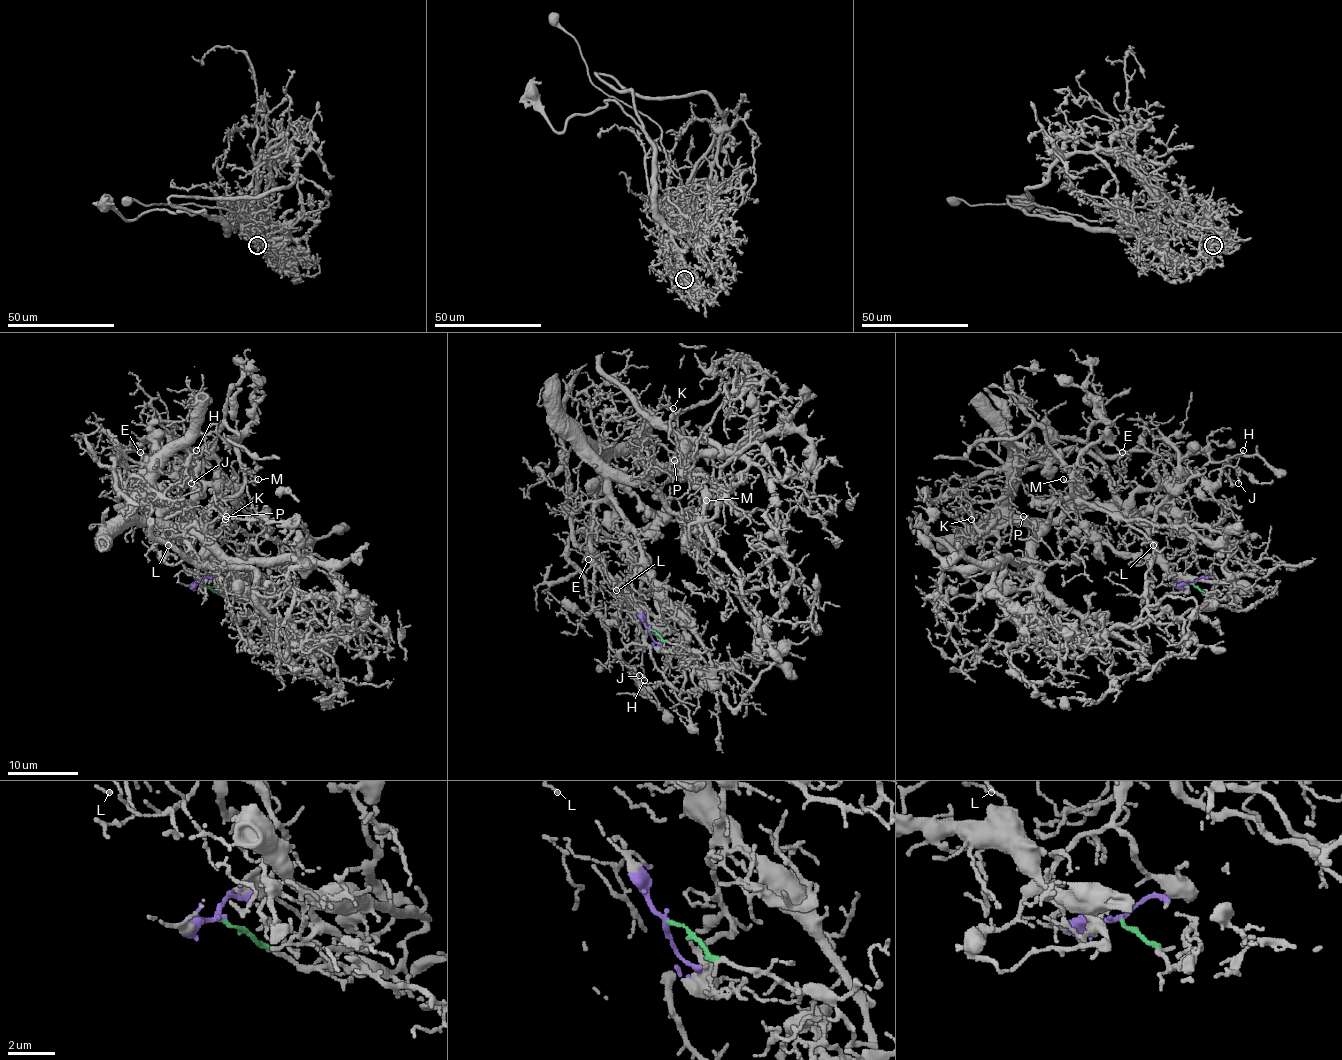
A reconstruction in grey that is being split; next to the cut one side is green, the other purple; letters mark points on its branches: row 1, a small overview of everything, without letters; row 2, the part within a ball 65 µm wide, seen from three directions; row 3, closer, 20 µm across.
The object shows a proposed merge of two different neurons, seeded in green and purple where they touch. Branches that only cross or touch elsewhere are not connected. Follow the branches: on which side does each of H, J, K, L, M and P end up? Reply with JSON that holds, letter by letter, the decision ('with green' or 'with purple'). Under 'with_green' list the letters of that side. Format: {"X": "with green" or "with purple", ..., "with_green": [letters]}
{"H": "with purple", "J": "with purple", "K": "with green", "L": "with purple", "M": "with green", "P": "with green", "with_green": ["K", "M", "P"]}

